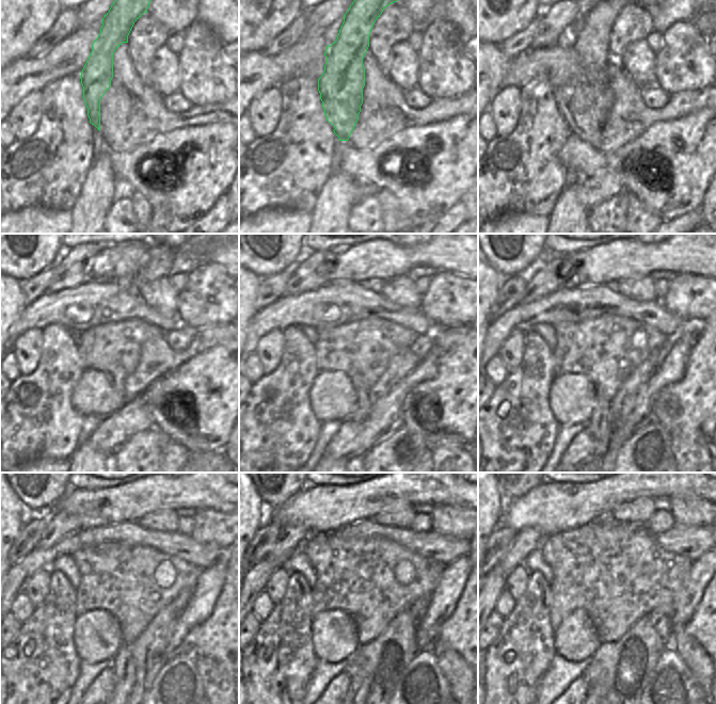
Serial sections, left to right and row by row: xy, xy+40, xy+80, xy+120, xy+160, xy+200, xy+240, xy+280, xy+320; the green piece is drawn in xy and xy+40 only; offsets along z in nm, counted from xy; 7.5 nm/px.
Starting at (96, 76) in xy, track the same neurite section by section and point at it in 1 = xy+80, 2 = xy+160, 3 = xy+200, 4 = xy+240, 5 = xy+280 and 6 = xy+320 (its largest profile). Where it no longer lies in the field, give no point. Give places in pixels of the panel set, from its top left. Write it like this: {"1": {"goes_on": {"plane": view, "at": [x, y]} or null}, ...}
{"1": {"goes_on": {"plane": "xy+80", "at": [579, 104]}}, "2": {"goes_on": {"plane": "xy+160", "at": [364, 404]}}, "3": {"goes_on": {"plane": "xy+200", "at": [600, 424]}}, "4": {"goes_on": {"plane": "xy+240", "at": [123, 664]}}, "5": {"goes_on": {"plane": "xy+280", "at": [360, 682]}}, "6": {"goes_on": {"plane": "xy+320", "at": [593, 689]}}}

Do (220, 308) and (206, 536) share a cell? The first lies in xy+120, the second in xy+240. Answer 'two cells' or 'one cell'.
one cell

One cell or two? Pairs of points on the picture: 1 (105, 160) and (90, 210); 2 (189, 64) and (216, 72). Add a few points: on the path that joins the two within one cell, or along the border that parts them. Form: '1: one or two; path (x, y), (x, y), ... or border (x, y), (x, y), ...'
1: one; path (100, 173), (96, 197)
2: one; path (195, 64), (200, 64), (209, 72)

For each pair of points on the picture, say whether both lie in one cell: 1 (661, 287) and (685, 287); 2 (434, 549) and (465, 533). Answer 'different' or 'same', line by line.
1: different
2: different

